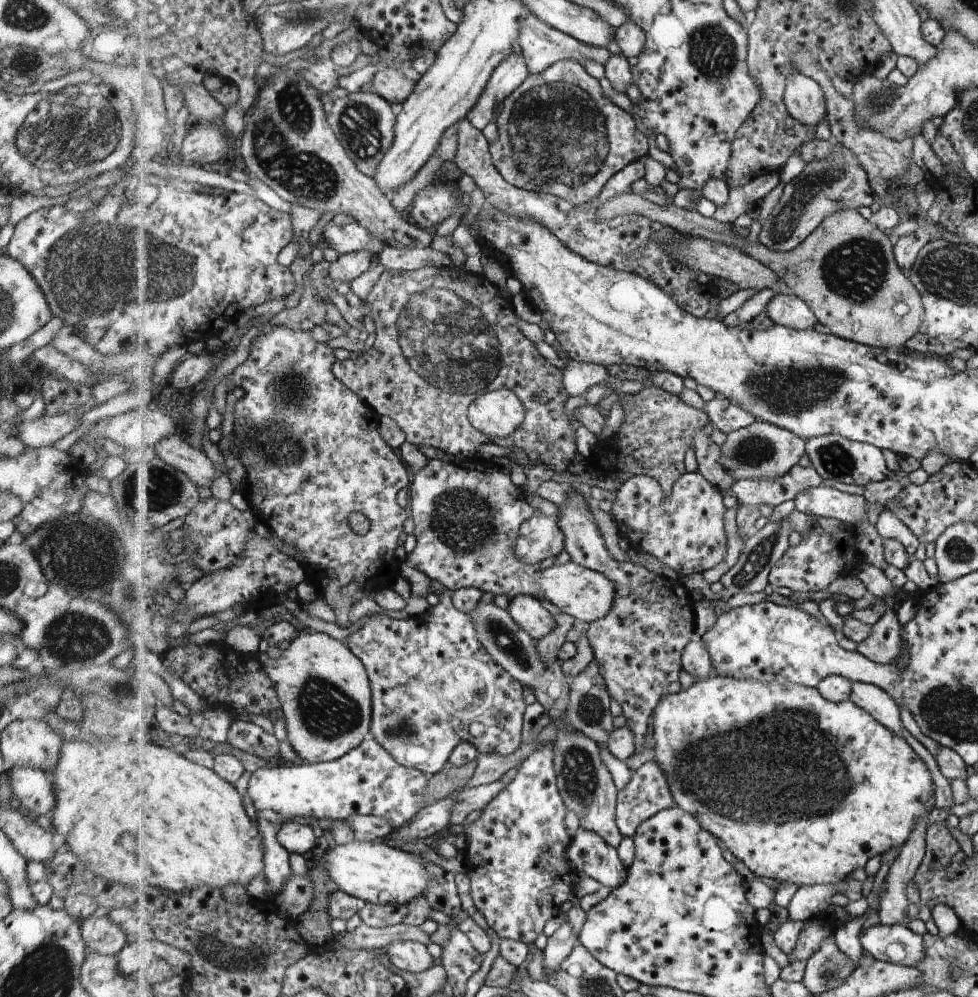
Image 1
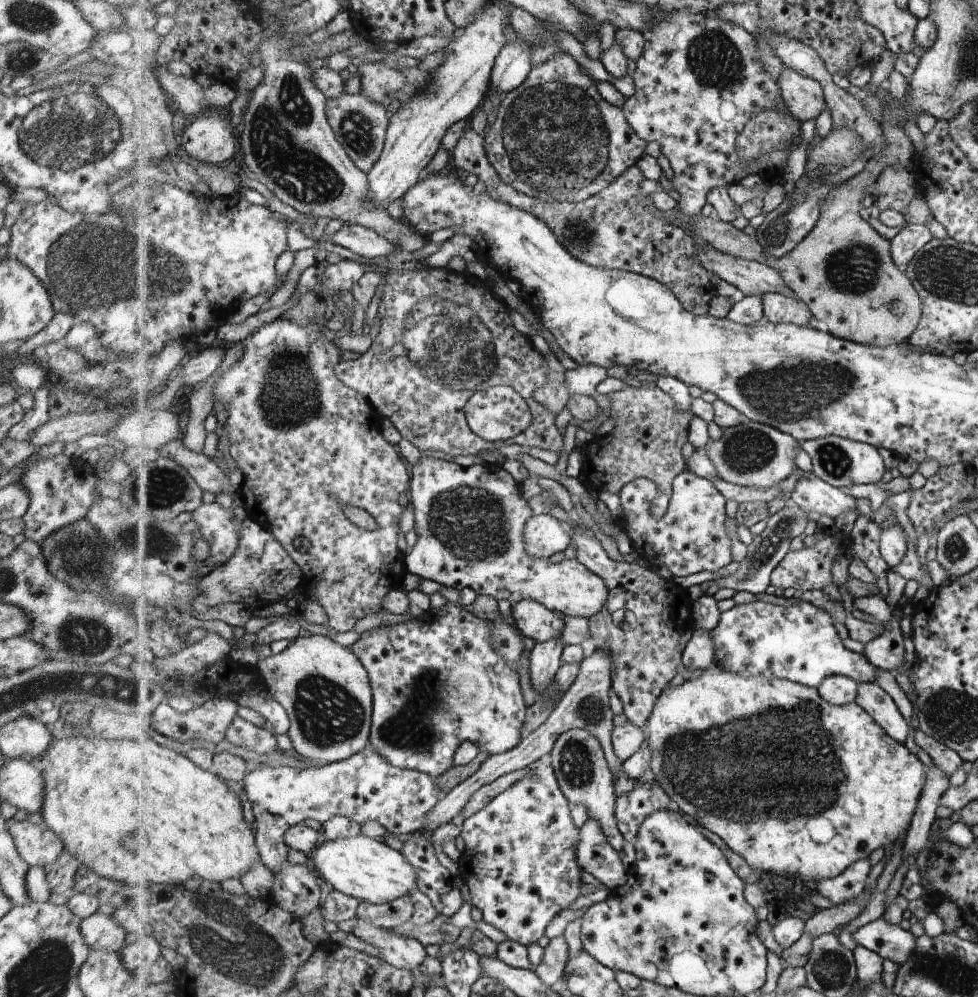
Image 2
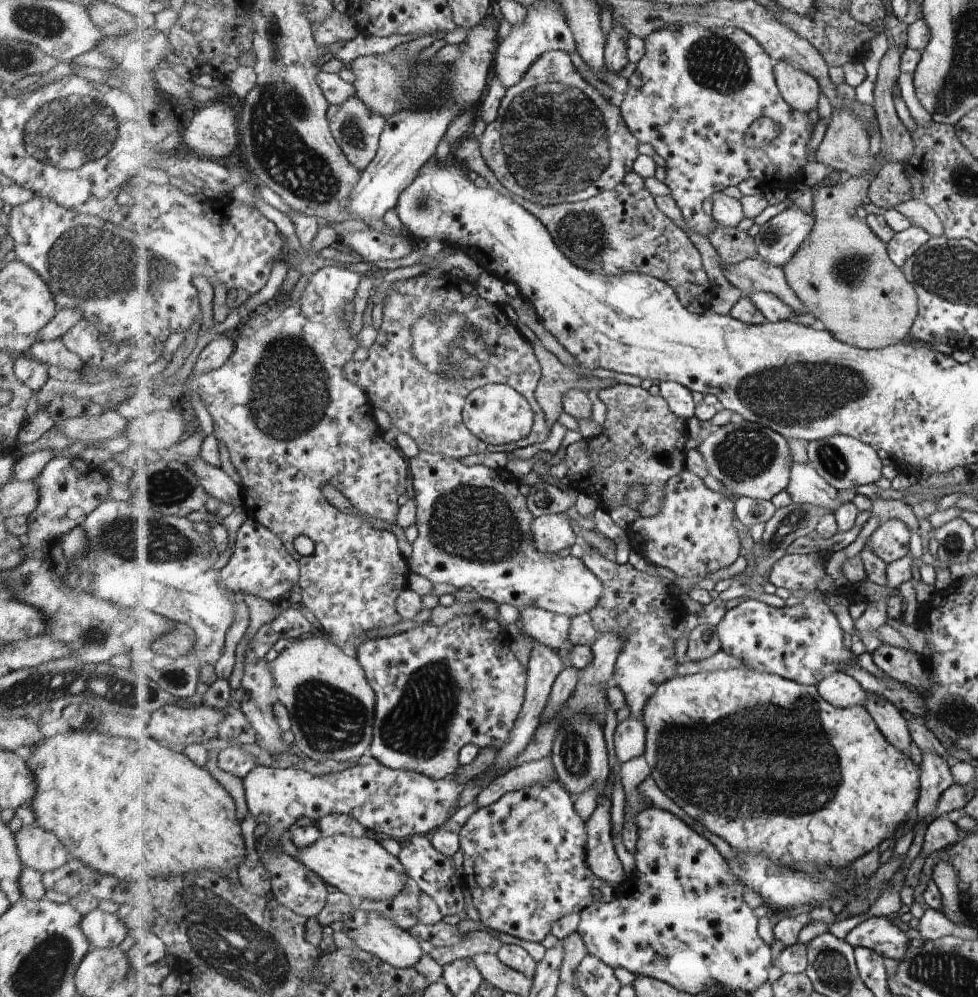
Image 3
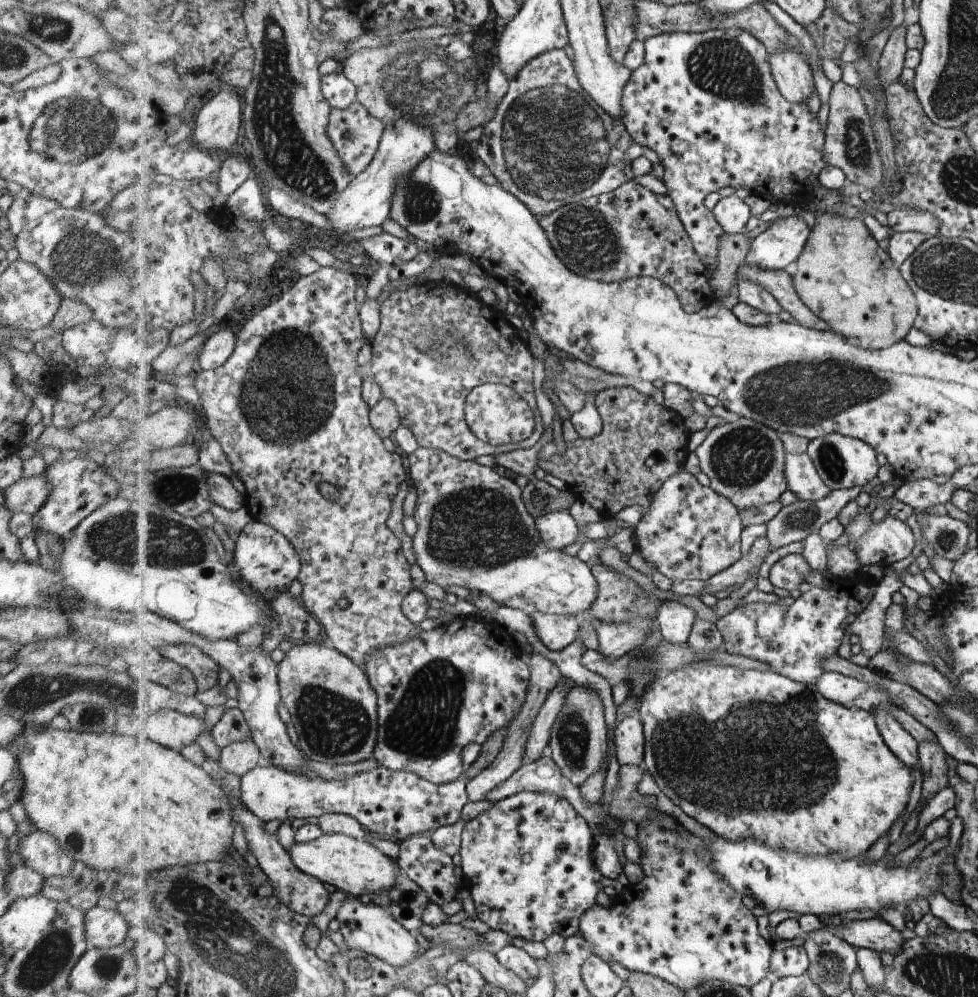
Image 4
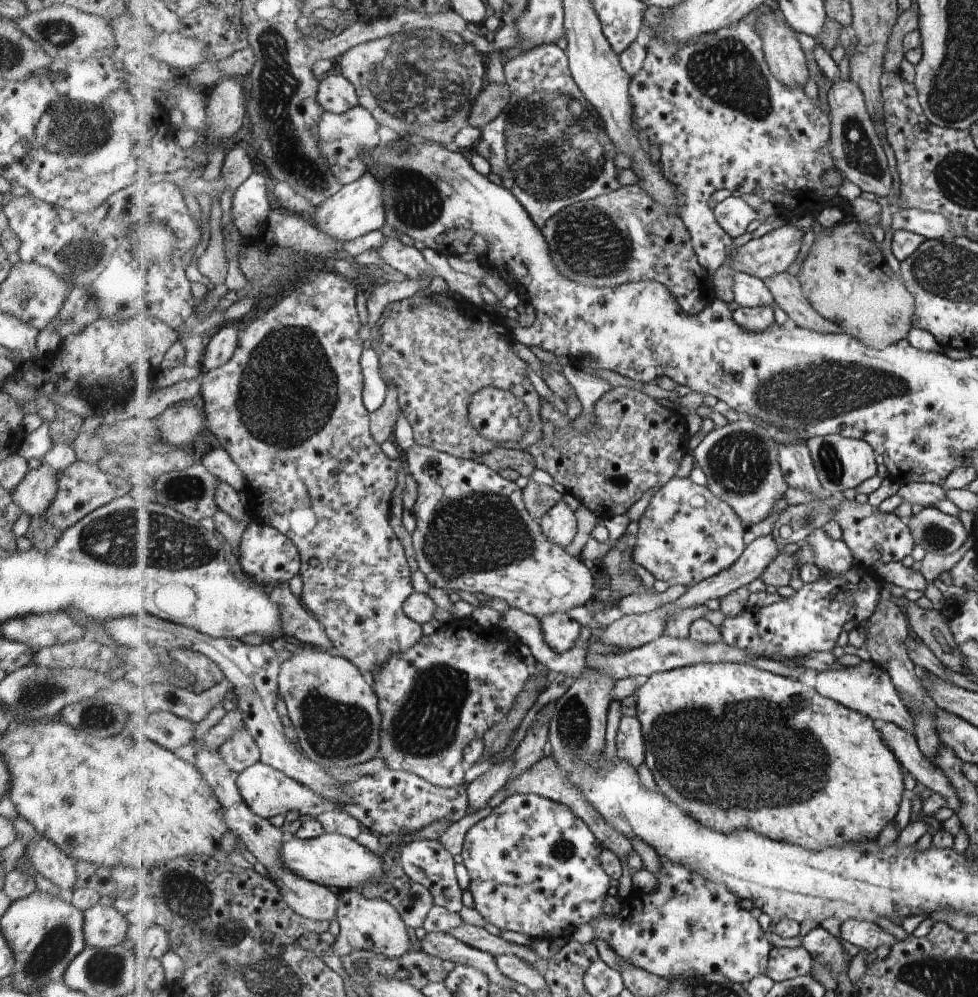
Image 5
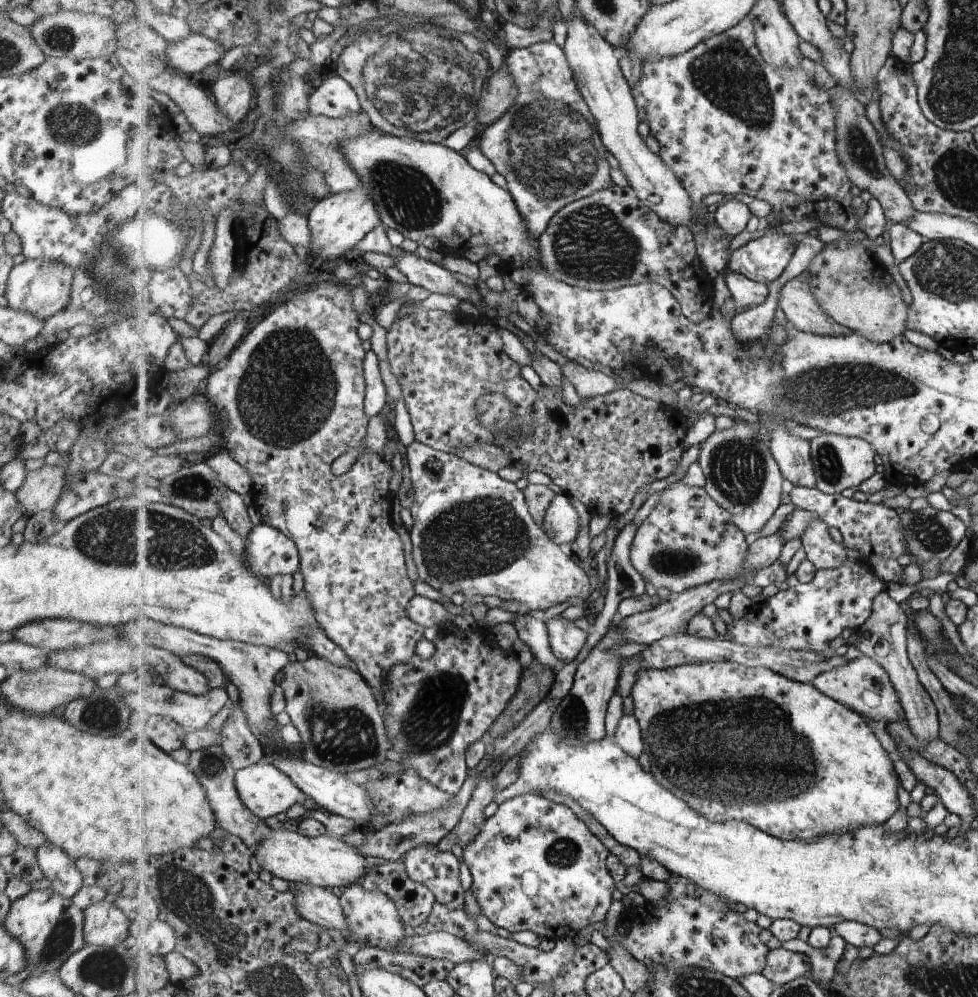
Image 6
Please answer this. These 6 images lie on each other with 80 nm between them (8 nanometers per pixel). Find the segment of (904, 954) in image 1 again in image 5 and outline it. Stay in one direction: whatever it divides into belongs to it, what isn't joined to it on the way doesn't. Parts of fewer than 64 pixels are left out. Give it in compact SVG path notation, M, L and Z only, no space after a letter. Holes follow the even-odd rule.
M849 919L841 924L840 934L843 939L873 954L879 947L891 947L897 943L897 938L883 930L881 926L869 921Z

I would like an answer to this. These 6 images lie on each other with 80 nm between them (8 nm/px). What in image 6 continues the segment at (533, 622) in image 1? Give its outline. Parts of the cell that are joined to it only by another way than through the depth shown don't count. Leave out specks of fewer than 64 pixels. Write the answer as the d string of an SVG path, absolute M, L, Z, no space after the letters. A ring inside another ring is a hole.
M550 614L547 619L550 643L557 658L564 664L575 660L587 642L587 633L581 630L573 621Z

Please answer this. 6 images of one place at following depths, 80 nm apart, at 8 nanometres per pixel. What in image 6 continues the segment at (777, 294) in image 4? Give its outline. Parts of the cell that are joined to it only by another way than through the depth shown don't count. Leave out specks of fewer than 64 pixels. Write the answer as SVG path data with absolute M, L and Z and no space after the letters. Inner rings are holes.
M791 279L782 286L780 308L788 324L799 331L831 336L853 333L853 330L839 324L821 308L812 288L803 279Z

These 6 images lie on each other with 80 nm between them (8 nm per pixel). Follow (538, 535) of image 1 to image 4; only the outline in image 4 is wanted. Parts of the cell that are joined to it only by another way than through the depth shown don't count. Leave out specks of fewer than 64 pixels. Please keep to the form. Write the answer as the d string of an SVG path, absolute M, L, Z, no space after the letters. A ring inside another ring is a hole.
M568 504L560 511L547 513L536 519L536 525L544 543L550 549L563 550L577 542L580 536L575 518L569 512Z

